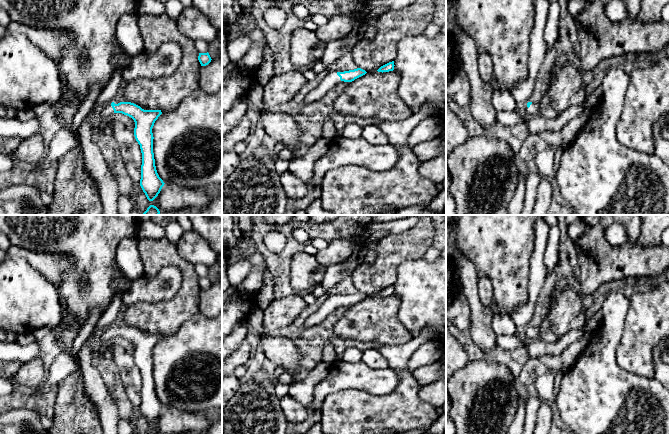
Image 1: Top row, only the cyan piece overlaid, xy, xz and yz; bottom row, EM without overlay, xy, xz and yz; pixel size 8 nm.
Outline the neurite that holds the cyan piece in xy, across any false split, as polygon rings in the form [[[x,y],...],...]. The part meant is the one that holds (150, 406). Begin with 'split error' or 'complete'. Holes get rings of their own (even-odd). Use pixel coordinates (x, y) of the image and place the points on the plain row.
split error; [[[112,326],[101,333],[102,342],[110,342],[113,337],[122,337],[131,341],[135,346],[134,360],[140,369],[142,377],[140,410],[149,425],[153,425],[164,410],[159,401],[153,377],[152,352],[162,338],[161,334],[144,334],[131,326]]]

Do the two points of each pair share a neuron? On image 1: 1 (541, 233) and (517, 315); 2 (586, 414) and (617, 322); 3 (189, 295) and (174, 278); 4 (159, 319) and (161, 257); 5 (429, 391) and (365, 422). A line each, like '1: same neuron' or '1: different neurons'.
1: same neuron
2: same neuron
3: different neurons
4: same neuron
5: different neurons

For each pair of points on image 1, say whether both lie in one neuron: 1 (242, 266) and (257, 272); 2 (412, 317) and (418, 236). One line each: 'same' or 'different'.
1: different
2: different

